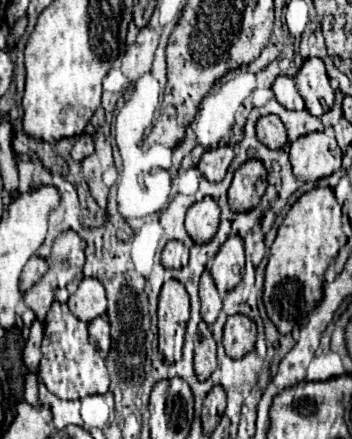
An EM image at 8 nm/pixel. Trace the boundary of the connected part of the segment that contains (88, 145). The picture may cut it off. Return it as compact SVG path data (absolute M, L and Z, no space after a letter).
M80 134L78 138L76 138L76 144L74 144L74 150L72 150L72 158L76 160L76 162L82 162L86 156L90 156L94 152L94 140L92 140L92 136L88 136L88 134Z

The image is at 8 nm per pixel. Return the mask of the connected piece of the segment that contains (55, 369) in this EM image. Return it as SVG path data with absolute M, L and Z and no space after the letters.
M54 302L46 326L44 326L44 342L42 342L42 362L40 362L40 380L46 388L62 400L82 400L92 394L106 394L110 386L110 376L106 372L104 358L88 342L88 324L80 322L66 304Z

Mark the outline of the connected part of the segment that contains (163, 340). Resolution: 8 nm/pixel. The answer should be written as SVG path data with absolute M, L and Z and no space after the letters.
M168 280L162 286L158 298L158 342L160 352L168 360L178 360L182 354L188 318L190 318L190 300L184 284L180 284L178 280Z

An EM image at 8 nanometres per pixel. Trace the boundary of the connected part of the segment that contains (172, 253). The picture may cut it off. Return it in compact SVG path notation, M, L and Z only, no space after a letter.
M170 240L162 250L162 264L166 268L182 268L188 264L188 248L180 240Z

